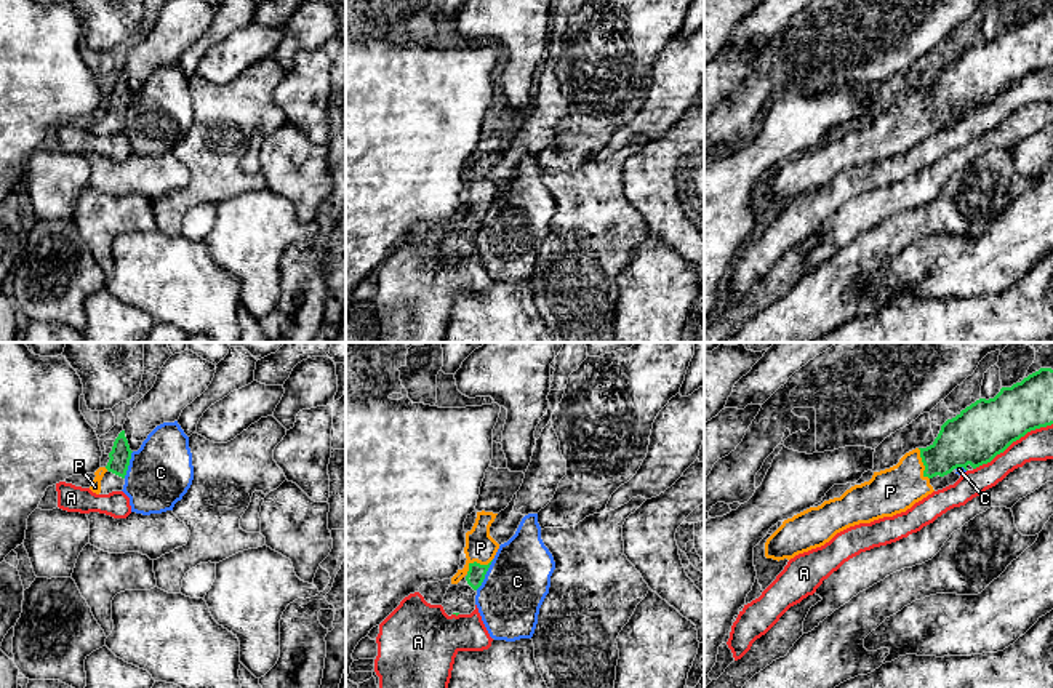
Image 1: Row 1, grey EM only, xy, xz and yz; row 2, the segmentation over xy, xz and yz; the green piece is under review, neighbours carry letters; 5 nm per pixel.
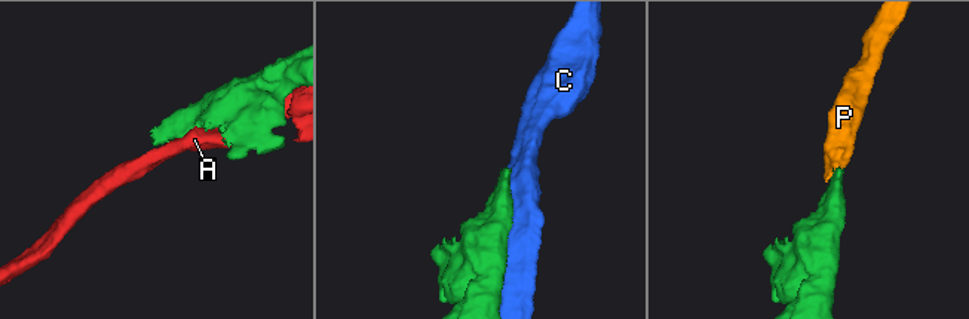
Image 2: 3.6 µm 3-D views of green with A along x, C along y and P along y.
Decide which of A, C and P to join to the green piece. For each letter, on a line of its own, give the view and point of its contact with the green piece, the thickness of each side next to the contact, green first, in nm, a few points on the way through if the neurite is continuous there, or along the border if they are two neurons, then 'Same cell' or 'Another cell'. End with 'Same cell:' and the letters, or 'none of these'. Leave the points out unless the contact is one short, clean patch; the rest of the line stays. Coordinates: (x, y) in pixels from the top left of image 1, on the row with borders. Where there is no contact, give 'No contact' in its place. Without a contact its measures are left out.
A: Touches green at yz (1012, 442). Thickness 280 nm (green) against 160 nm. Another cell
C: Touches green at xz (485, 573). Thickness 90 nm (green) against 320 nm. Another cell
P: Touches green at xz (476, 562). Thickness 90 nm (green) against 150 nm. Path across: xz (476, 575), (476, 562), (480, 548). Same cell
Same cell: P

